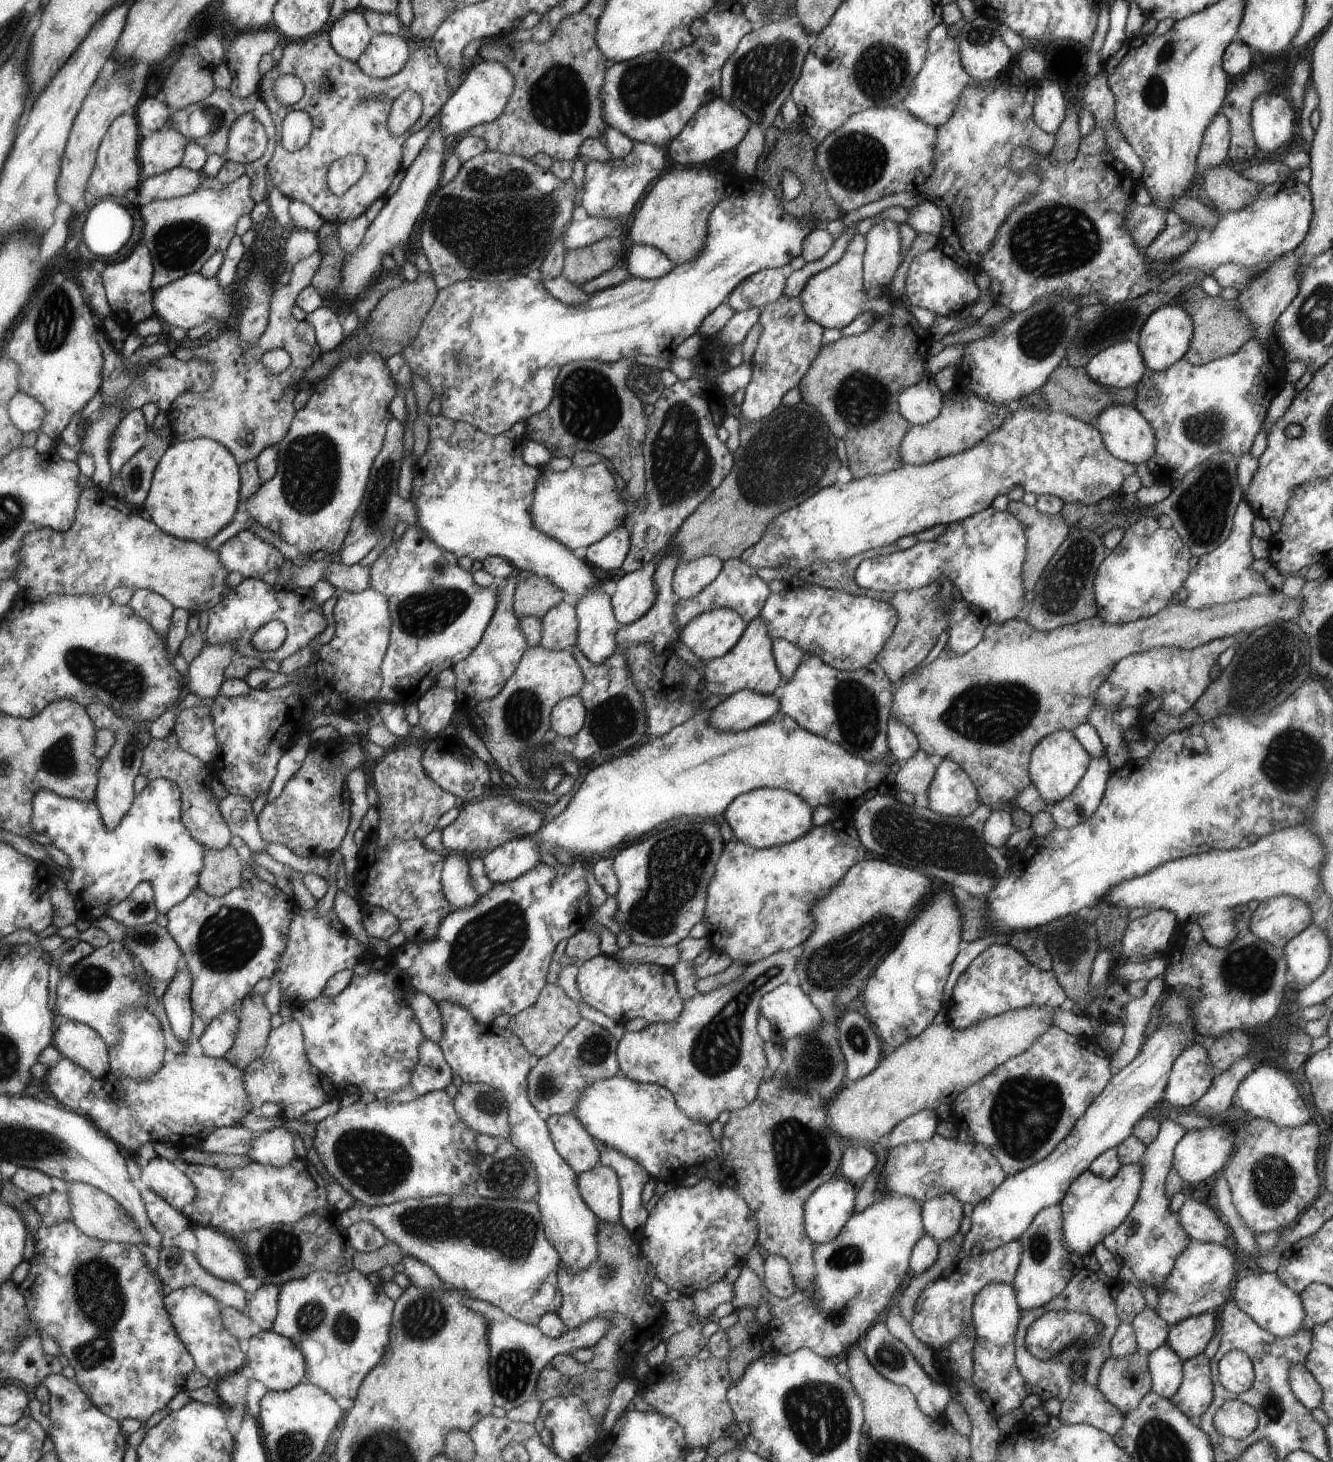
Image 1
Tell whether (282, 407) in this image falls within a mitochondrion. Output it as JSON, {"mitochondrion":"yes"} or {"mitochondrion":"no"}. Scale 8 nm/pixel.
{"mitochondrion":"no"}

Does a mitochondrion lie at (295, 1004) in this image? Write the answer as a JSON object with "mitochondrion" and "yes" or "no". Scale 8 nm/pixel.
{"mitochondrion":"no"}

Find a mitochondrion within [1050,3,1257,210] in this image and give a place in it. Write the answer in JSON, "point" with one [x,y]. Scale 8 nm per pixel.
{"point":[1154,93]}

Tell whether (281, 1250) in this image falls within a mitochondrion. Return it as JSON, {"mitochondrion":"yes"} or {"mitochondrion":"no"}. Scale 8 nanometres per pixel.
{"mitochondrion":"yes"}

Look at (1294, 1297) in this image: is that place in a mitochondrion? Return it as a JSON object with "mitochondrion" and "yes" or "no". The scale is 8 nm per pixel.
{"mitochondrion":"no"}

